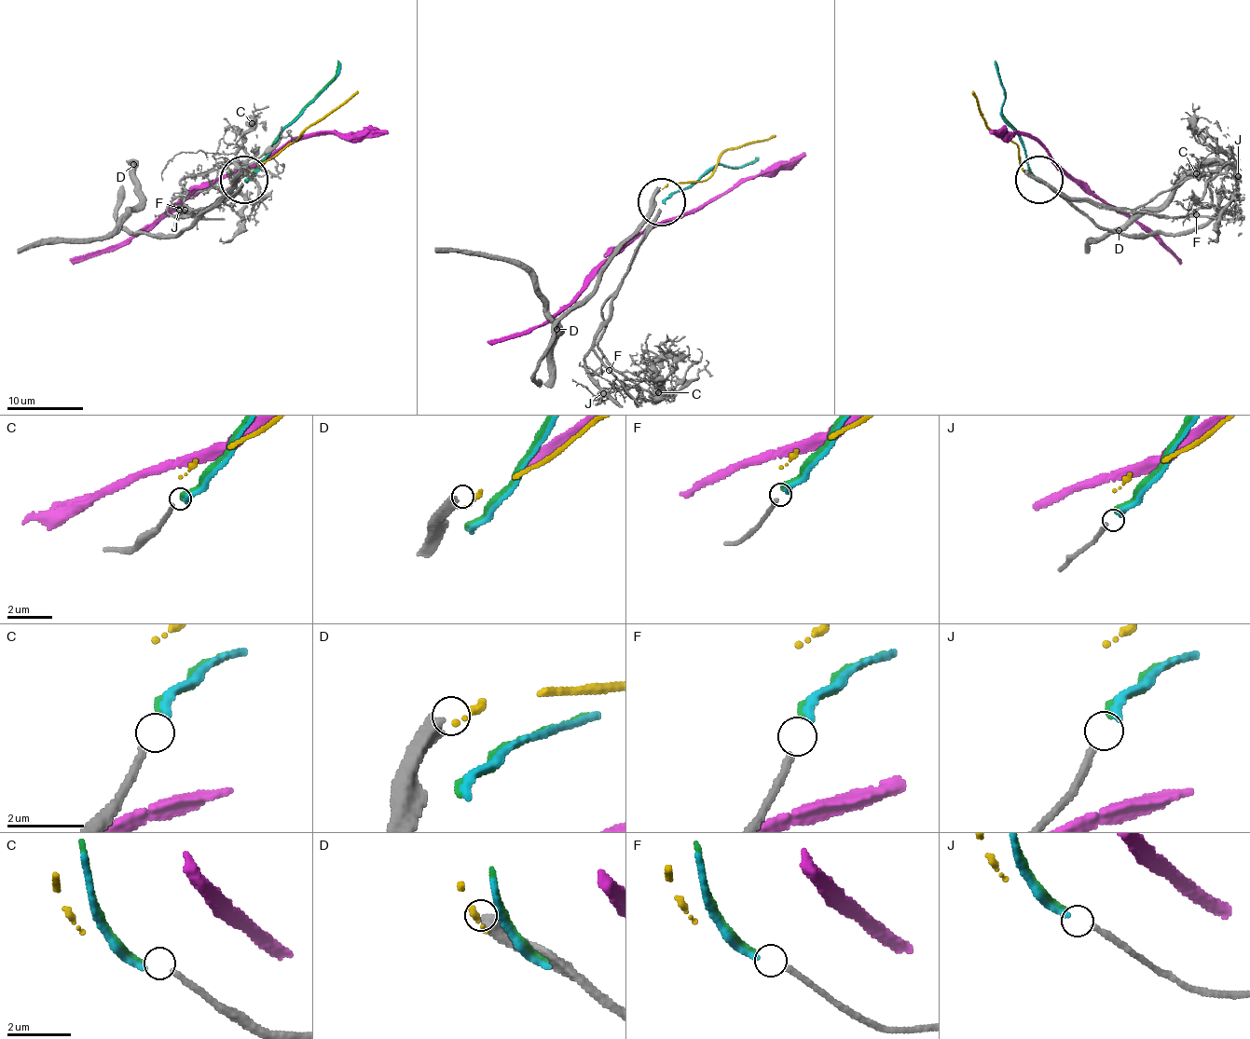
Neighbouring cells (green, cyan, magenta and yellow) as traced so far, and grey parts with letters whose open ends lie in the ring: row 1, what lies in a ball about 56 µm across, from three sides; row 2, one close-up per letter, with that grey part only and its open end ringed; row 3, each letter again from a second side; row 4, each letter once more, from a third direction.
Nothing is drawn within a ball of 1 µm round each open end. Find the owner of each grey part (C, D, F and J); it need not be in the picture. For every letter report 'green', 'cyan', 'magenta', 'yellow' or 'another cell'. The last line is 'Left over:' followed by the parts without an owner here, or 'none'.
C: another cell
D: another cell
F: cyan
J: green
Left over: C, D

